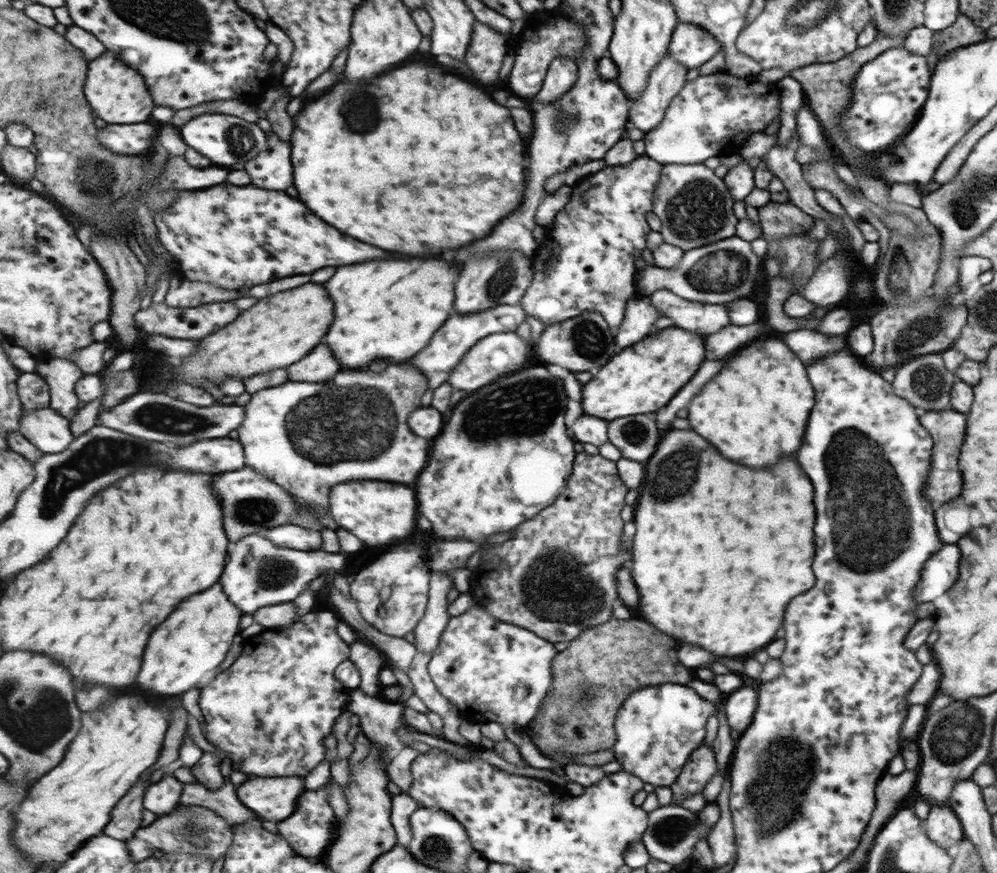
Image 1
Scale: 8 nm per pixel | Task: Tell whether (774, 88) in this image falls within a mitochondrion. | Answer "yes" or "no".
no

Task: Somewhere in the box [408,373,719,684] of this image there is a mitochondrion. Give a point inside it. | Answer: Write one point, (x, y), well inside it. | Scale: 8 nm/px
(552, 590)

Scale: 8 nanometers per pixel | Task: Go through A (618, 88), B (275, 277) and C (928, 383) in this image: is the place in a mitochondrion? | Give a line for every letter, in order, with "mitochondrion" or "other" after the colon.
A: other
B: other
C: mitochondrion

